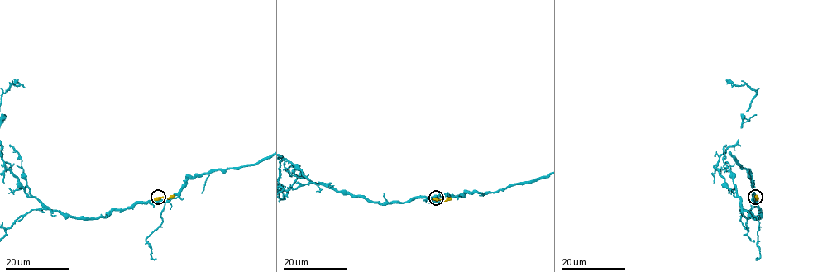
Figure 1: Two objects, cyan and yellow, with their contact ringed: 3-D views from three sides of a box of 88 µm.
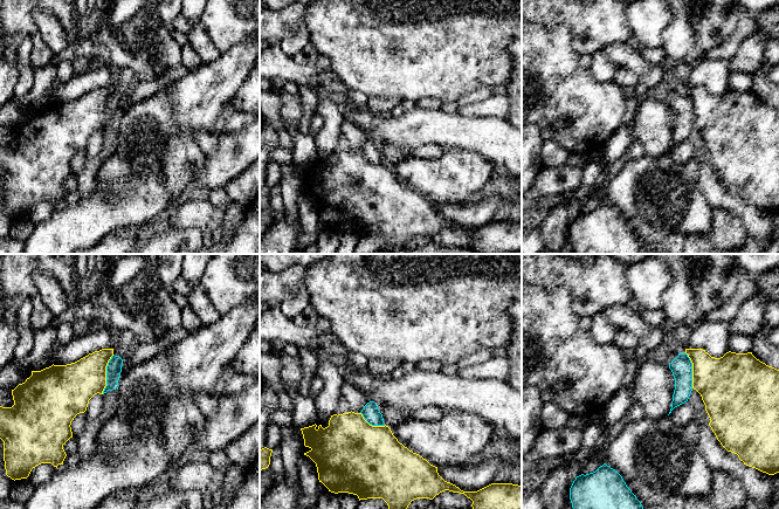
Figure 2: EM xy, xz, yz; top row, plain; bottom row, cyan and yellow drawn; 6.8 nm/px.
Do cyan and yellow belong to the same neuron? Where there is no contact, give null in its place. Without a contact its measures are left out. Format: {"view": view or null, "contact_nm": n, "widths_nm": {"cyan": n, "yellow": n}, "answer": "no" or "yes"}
{"view": "xy", "contact_nm": 280, "widths_nm": {"cyan": 110, "yellow": 300}, "answer": "no"}

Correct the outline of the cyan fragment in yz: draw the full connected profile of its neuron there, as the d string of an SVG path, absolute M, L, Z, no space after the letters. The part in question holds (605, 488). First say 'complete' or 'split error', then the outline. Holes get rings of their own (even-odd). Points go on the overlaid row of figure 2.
complete; M606 463L593 473L577 476L570 488L570 500L573 509L643 509L622 476Z

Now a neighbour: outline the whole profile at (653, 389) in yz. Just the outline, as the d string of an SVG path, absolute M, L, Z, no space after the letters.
M654 355L641 360L630 391L632 400L641 405L646 418L661 419L668 415L674 390L675 378L668 363Z

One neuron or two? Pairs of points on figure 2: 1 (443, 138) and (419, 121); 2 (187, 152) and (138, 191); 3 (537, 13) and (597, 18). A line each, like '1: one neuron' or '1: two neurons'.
1: one neuron
2: two neurons
3: one neuron

